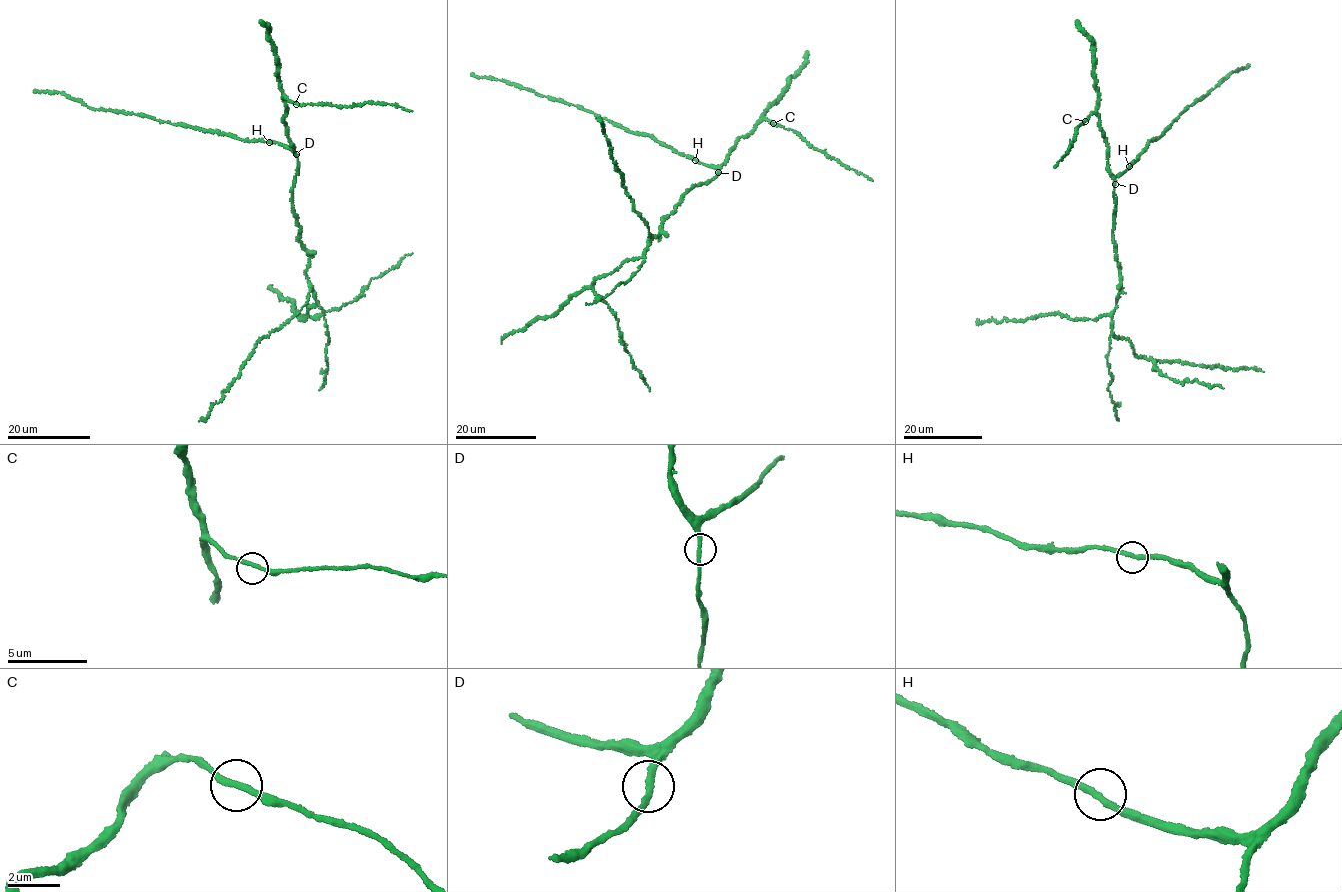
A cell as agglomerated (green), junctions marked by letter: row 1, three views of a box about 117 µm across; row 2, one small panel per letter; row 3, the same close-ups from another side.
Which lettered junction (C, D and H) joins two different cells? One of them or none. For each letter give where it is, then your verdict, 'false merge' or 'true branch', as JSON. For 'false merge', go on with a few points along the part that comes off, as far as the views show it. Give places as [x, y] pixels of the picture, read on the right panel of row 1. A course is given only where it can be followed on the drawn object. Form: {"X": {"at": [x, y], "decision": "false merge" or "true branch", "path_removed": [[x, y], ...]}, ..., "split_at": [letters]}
{"C": {"at": [1085, 121], "decision": "true branch"}, "D": {"at": [1115, 184], "decision": "true branch"}, "H": {"at": [1129, 166], "decision": "true branch"}, "split_at": []}

